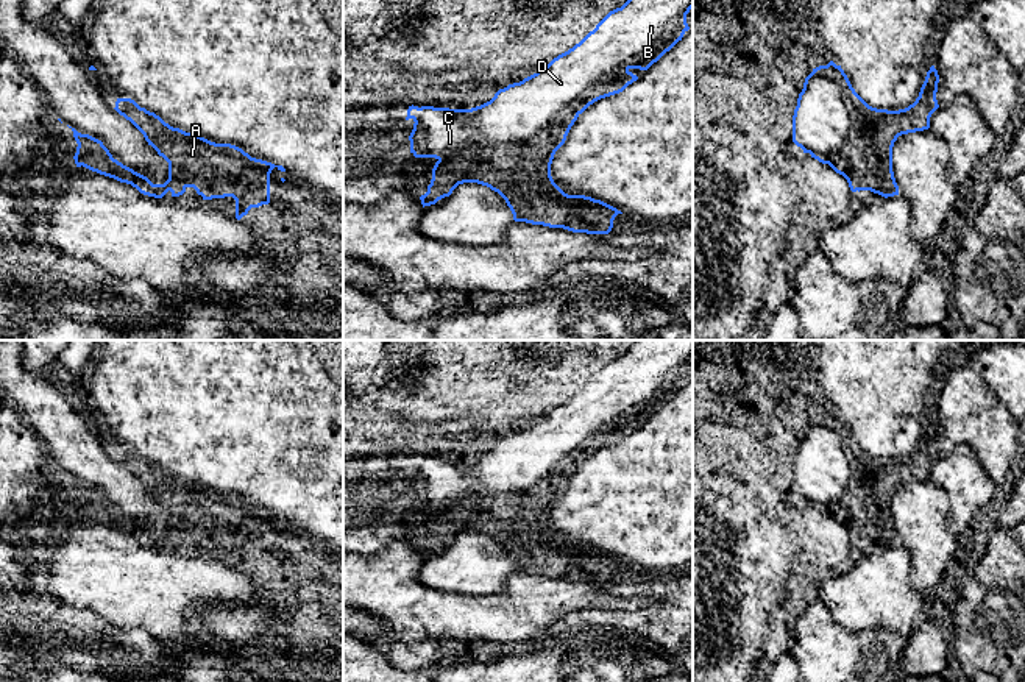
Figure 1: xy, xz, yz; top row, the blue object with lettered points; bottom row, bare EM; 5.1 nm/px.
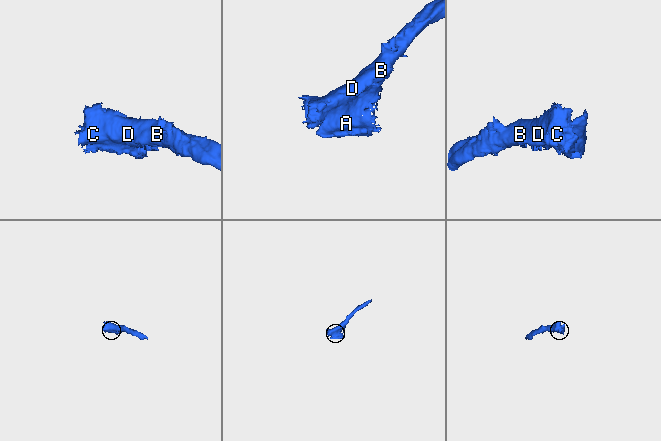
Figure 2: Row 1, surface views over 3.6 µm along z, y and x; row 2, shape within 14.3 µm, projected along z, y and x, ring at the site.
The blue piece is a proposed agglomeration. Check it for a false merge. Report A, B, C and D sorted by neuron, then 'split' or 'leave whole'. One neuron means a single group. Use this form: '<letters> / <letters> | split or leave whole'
A B C D | leave whole

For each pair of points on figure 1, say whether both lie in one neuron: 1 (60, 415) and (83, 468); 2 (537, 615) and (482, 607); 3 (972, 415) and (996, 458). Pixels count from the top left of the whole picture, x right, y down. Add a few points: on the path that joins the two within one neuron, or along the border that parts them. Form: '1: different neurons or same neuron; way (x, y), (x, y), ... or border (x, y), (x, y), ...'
1: same neuron; way (61, 428), (81, 456)
2: same neuron; way (523, 615), (496, 615)
3: same neuron; way (983, 426), (994, 437), (996, 447)

